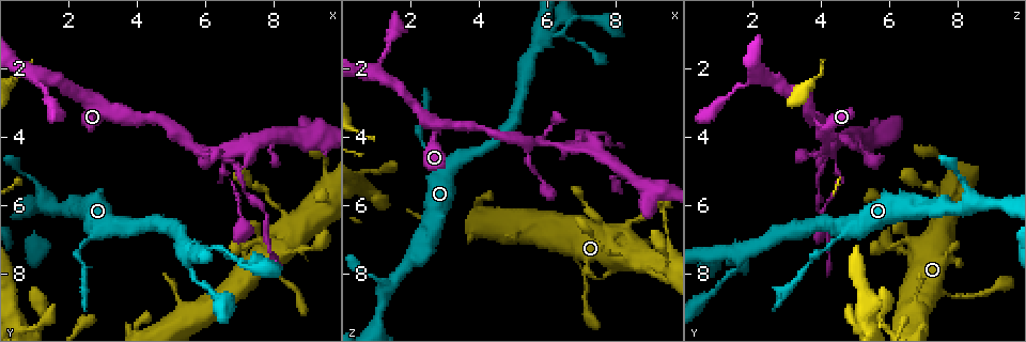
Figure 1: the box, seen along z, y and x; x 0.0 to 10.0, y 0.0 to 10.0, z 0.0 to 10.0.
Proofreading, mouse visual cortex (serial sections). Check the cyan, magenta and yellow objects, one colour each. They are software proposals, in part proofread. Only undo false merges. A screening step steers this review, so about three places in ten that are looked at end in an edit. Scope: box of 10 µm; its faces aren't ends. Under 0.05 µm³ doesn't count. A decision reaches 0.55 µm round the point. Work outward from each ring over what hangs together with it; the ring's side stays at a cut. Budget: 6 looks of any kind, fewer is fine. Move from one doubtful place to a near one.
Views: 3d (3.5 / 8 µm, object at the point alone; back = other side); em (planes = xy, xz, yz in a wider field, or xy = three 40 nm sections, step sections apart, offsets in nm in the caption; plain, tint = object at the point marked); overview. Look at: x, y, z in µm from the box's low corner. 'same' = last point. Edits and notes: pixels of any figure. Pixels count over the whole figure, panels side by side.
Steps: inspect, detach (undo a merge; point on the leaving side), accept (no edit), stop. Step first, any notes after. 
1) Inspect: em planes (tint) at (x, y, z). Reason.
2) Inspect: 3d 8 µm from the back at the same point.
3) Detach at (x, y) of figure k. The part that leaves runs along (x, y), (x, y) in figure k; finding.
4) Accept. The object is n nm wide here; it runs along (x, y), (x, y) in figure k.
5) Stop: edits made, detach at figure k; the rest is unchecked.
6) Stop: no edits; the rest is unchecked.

Inspect: 3d 3.5 µm at (2.85, 3.35, 3.65). Abrupt turn.

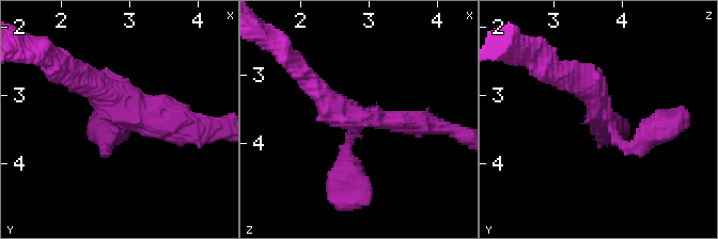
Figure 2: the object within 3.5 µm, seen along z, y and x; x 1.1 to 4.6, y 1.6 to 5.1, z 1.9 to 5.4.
Accept. 3 arms meet here; it runs along (346, 166), (362, 117), (431, 125) in figure 2; one cell here.

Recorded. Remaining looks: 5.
Inspect: 3d 3.5 µm from the back at (6.50, 4.45, 4.30). Four arms meet.

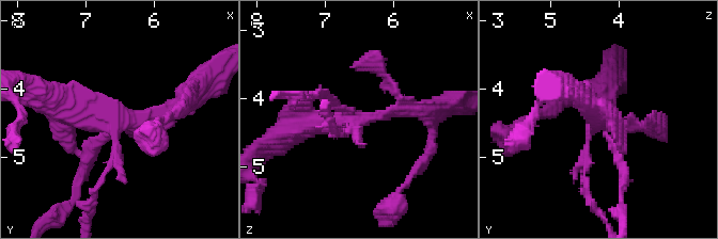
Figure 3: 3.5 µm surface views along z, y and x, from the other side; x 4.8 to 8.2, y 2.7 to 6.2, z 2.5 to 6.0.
Inspect: em xy step 1 (tint) at (6.55, 4.50, 4.35).

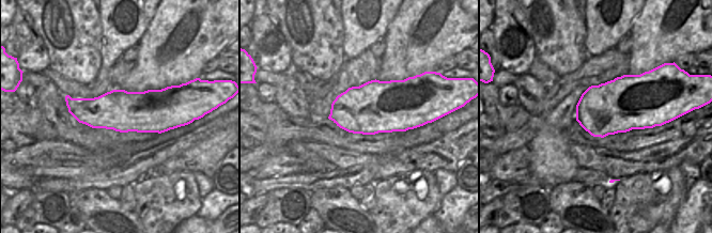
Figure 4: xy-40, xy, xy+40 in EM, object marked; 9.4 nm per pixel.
Detach at (76, 189) of figure 3. 4 arms meet here; the part that leaves runs along (96, 144), (76, 194), (44, 223) in figure 3; two cells meet here.

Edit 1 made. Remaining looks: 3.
Inspect: overview.

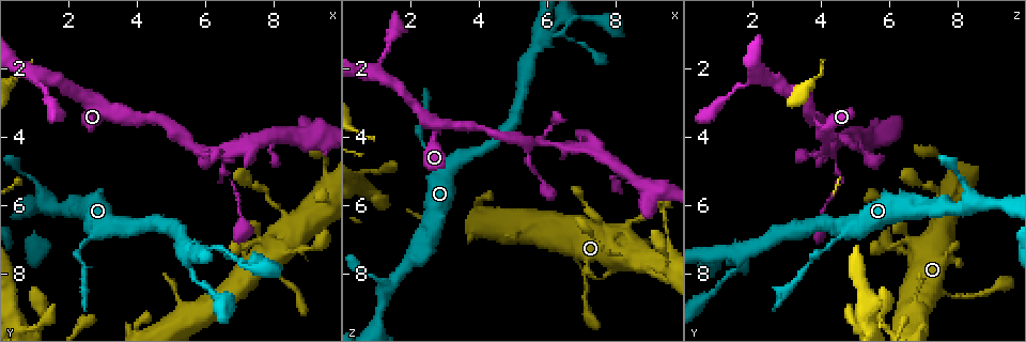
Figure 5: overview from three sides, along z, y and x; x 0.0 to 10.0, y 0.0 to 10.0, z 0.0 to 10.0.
Inspect: 3d 3.5 µm at (2.90, 6.70, 4.80). A narrow waist.

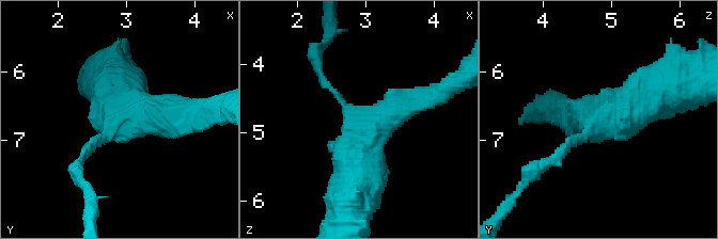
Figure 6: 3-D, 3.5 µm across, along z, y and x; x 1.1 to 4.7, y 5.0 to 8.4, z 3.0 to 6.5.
Inspect: em xy step 5 (tint) at (2.90, 6.75, 4.80). Shape alone is not enough.

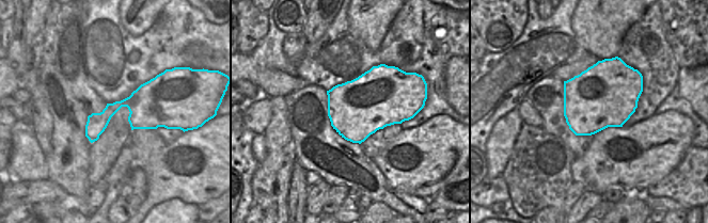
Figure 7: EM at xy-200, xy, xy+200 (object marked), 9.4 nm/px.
Accept. 3 arms meet here; the arms are 100, 350, 600 nm wide; it runs along (356, 178), (365, 134), (431, 96) in figure 6; continuous, no second cell.

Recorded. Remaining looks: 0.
Stop: edits made, detach at figure 3; the rest is unchecked.

